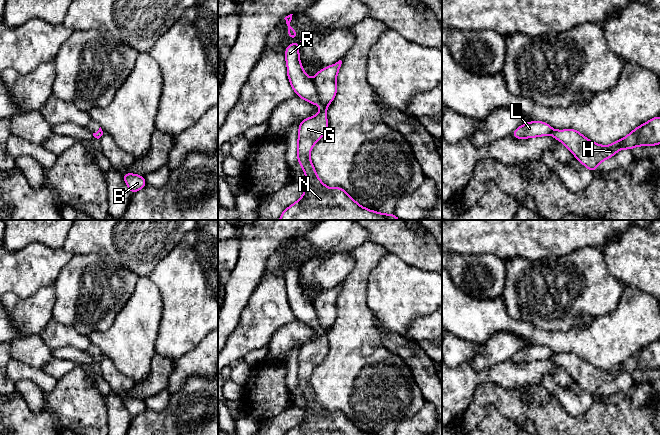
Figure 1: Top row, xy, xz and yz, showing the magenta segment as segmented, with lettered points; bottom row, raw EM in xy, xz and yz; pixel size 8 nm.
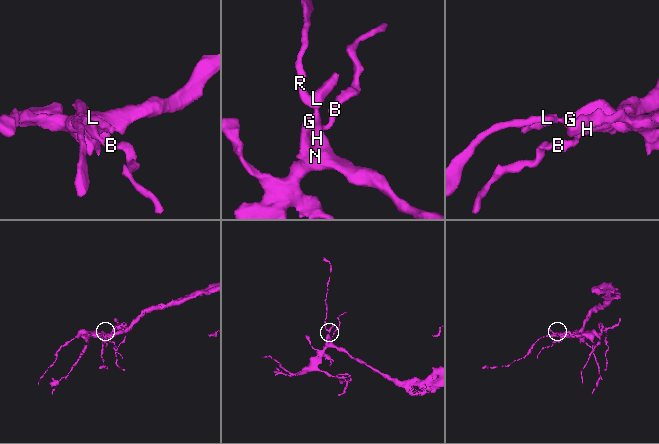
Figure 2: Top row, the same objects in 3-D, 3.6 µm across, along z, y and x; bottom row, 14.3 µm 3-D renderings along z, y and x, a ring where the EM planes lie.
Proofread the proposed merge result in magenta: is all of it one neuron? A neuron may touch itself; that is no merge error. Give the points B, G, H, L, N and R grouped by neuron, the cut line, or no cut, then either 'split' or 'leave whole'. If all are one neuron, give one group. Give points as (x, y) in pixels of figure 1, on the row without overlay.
B G H N R / L; cut in xz along (312, 304), (319, 327); split

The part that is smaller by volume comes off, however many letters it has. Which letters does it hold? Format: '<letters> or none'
L

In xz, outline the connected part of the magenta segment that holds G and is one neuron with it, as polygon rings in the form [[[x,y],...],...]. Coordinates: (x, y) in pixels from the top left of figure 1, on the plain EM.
[[[321,330],[316,340],[301,344],[297,383],[306,399],[305,414],[303,420],[284,435],[371,435],[360,430],[343,412],[329,412],[318,402],[310,376],[327,353],[327,330]]]

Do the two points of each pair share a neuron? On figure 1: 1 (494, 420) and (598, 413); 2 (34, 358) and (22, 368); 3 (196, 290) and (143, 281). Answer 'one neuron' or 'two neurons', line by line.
1: two neurons
2: two neurons
3: two neurons

